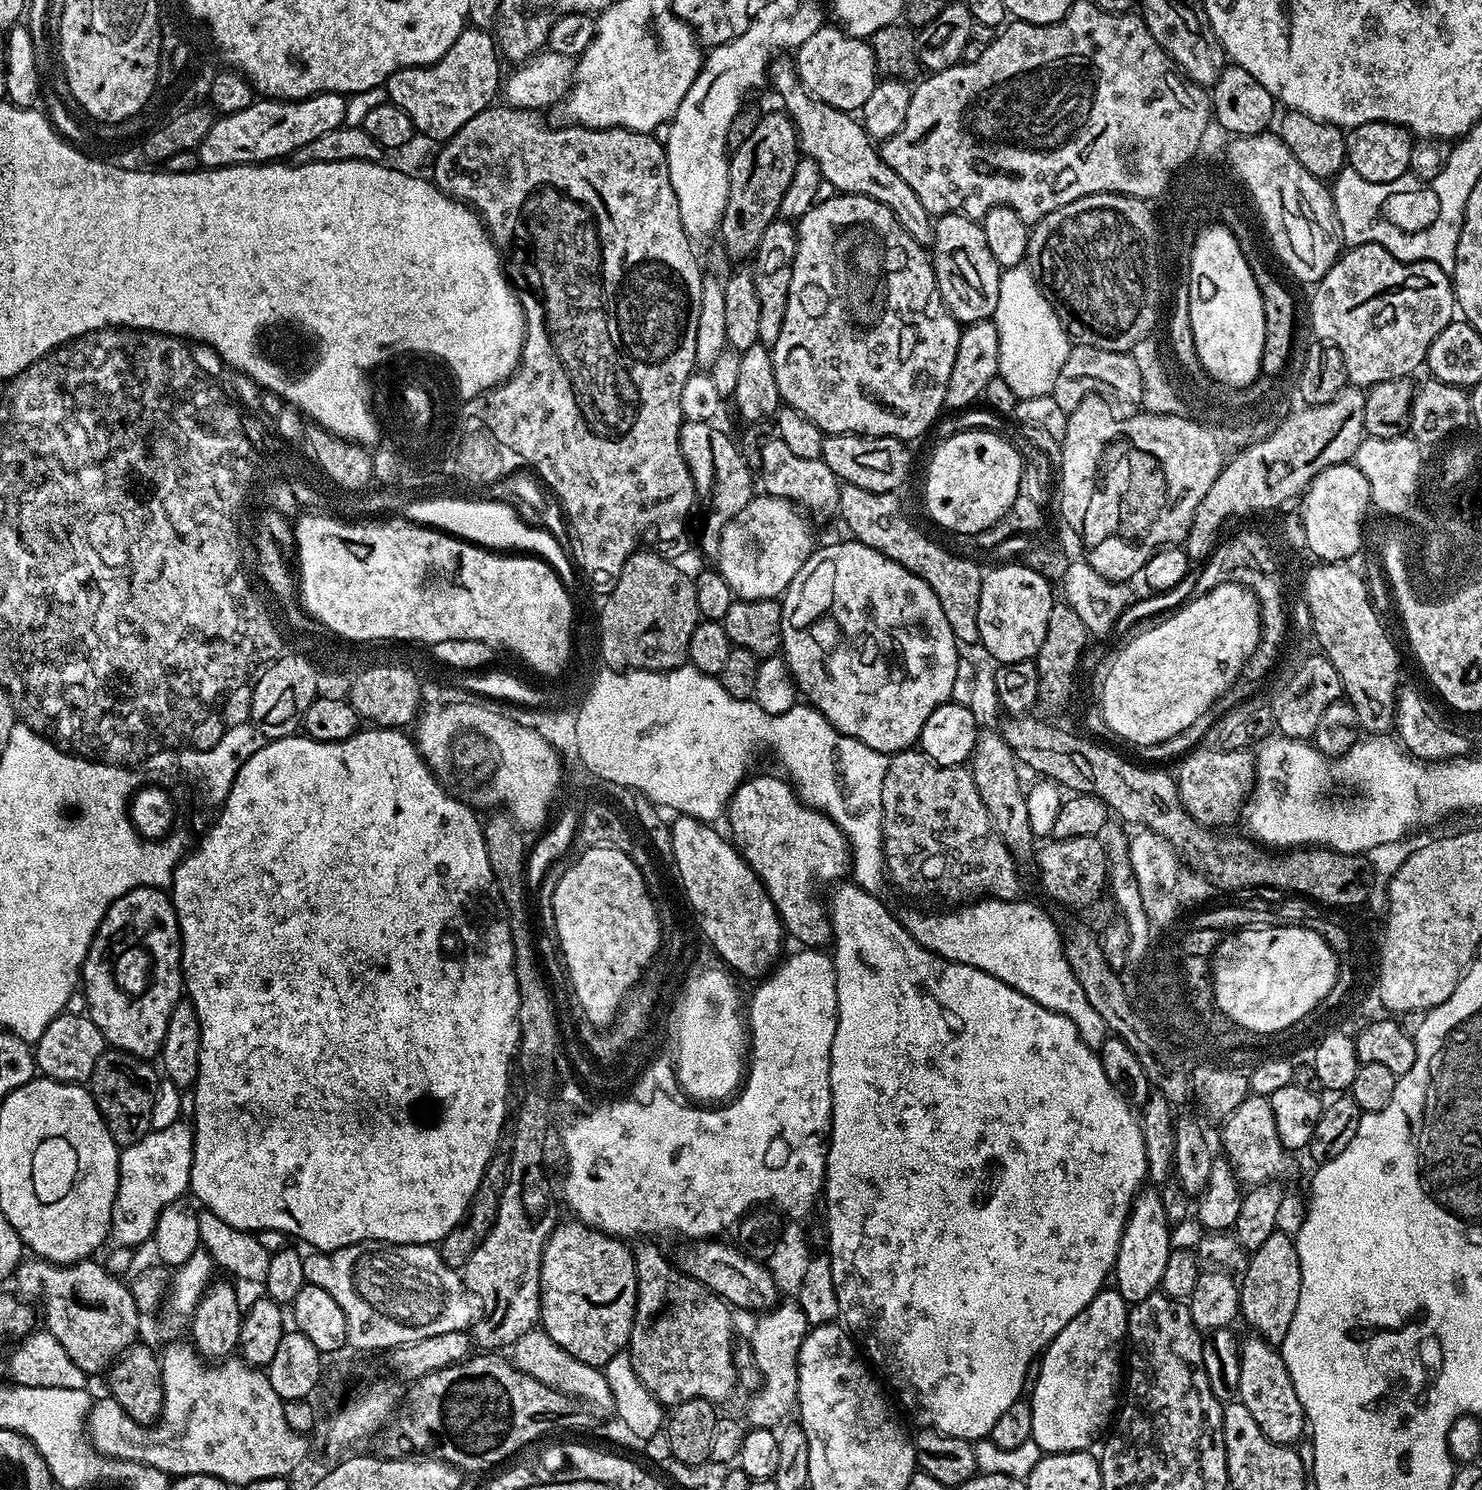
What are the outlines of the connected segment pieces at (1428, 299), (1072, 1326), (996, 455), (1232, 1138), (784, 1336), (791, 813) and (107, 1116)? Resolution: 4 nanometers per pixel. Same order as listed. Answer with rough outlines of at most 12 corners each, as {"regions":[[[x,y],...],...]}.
{"regions":[[[1377,244],[1315,285],[1349,385],[1411,377],[1457,315],[1452,277]],[[1105,1287],[1044,1349],[1041,1453],[1113,1423],[1129,1307]],[[962,431],[924,480],[934,523],[975,534],[1017,507],[1011,439]],[[1267,1096],[1222,1121],[1223,1155],[1241,1185],[1292,1172]],[[799,1305],[763,1313],[752,1354],[763,1378],[747,1423],[779,1427],[795,1407],[809,1328]],[[749,775],[730,839],[808,950],[833,943],[820,880],[852,849],[783,775]],[[106,1050],[90,1091],[120,1148],[153,1131],[156,1072]]]}

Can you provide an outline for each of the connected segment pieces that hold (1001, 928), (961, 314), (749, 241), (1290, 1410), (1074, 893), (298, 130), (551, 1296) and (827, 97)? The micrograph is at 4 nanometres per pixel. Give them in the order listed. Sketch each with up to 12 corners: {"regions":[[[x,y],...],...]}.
{"regions":[[[1024,899],[908,912],[937,956],[1006,982],[1107,1039],[1062,932]],[[939,217],[930,259],[957,322],[993,319],[1002,269],[983,227]],[[763,113],[731,153],[718,240],[749,259],[801,154],[796,126]],[[1240,1340],[1239,1403],[1276,1444],[1305,1435],[1302,1402],[1273,1345]],[[1097,837],[1049,839],[1040,884],[1060,904],[1092,904],[1109,883]],[[257,99],[216,118],[204,168],[267,164],[344,123],[347,99]],[[575,1218],[548,1235],[540,1324],[603,1369],[628,1346],[636,1258]],[[819,28],[795,49],[800,83],[860,110],[878,81],[871,43]]]}

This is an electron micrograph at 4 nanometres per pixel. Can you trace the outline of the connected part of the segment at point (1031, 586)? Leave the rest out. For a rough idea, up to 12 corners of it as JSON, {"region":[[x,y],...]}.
{"region":[[1024,562],[984,572],[982,648],[997,665],[1036,657],[1054,603]]}

